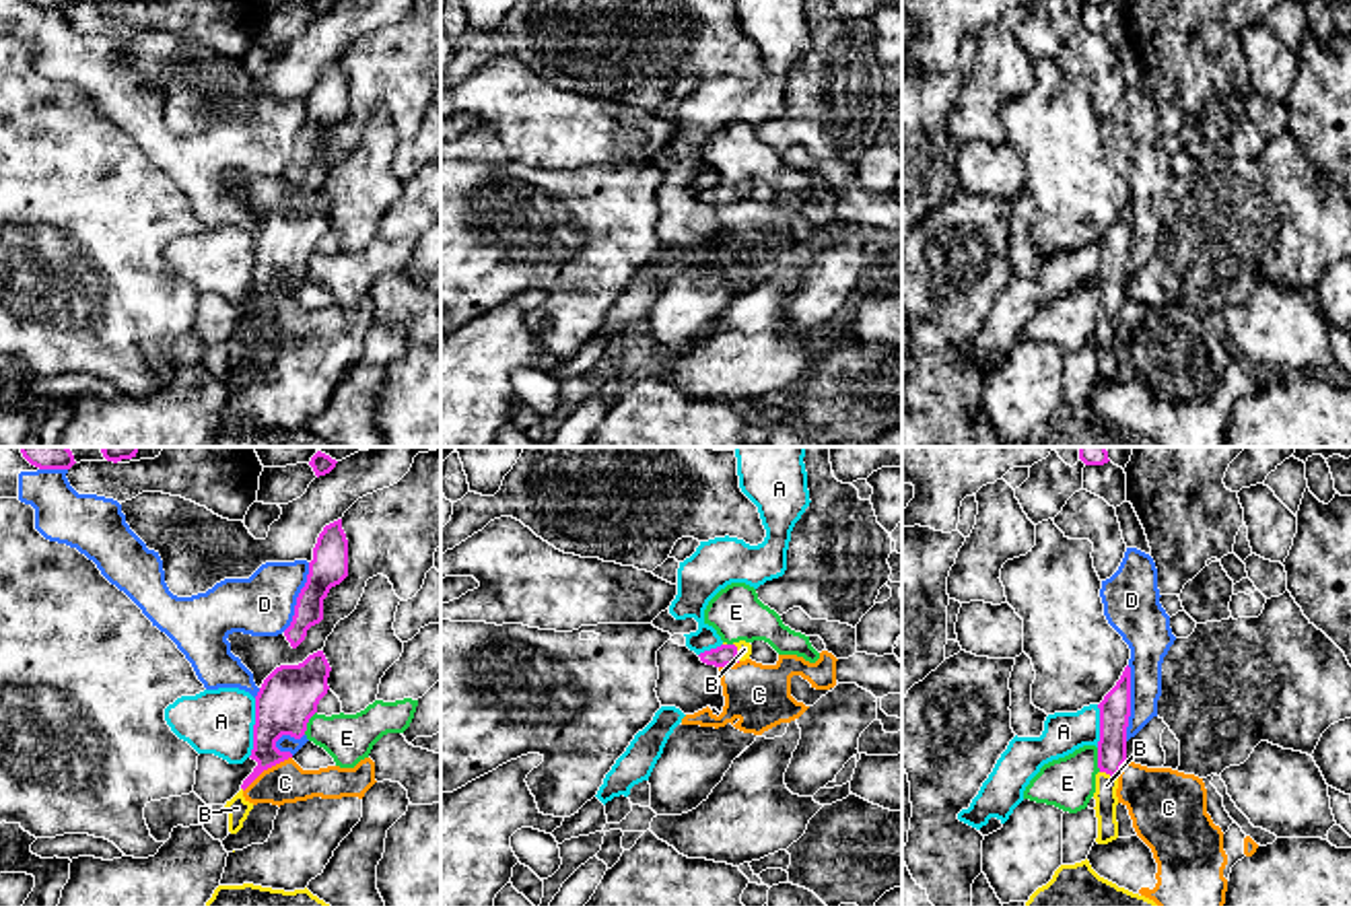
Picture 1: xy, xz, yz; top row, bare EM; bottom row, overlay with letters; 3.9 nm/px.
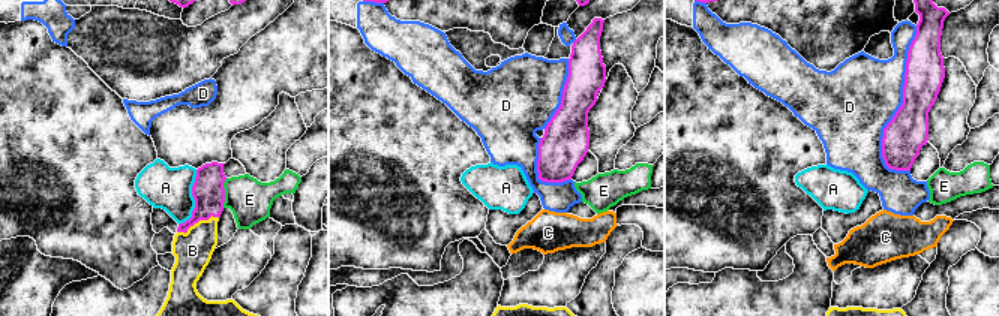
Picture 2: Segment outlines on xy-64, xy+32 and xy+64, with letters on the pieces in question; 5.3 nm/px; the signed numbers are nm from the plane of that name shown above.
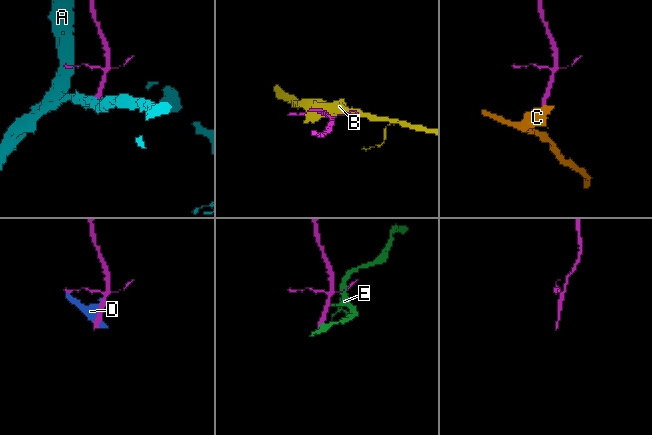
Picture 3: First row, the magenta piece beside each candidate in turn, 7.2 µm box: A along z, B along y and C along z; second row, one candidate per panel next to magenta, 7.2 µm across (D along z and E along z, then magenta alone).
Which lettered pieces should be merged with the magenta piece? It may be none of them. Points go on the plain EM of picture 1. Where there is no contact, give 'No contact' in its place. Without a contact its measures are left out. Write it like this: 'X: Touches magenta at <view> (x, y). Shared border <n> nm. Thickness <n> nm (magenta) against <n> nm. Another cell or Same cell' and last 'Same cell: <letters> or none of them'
A: Touches magenta at xy (254, 266). Shared border 240 nm. Thickness 240 nm (magenta) against 260 nm. Another cell
B: Touches magenta at yz (1109, 311). Shared border 80 nm. Thickness 120 nm (magenta) against 90 nm. Same cell
C: Touches magenta at xy (266, 307). Shared border 240 nm. Thickness 220 nm (magenta) against 160 nm. Another cell
D: Touches magenta at yz (1129, 241). Shared border 300 nm. Thickness 120 nm (magenta) against 160 nm. Another cell
E: Touches magenta at yz (1098, 299). Shared border 100 nm. Thickness 120 nm (magenta) against 200 nm. Another cell
Same cell: B

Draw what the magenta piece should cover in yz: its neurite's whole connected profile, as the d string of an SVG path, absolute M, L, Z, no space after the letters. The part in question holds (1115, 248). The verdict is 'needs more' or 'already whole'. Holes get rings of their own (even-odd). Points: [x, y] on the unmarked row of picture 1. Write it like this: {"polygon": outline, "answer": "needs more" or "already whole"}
{"polygon": "M1127 204L1116 224L1098 243L1100 247L1100 280L1096 313L1096 356L1098 383L1108 383L1118 377L1116 360L1116 327L1118 311L1127 301L1127 266L1131 255L1131 206Z", "answer": "needs more"}

